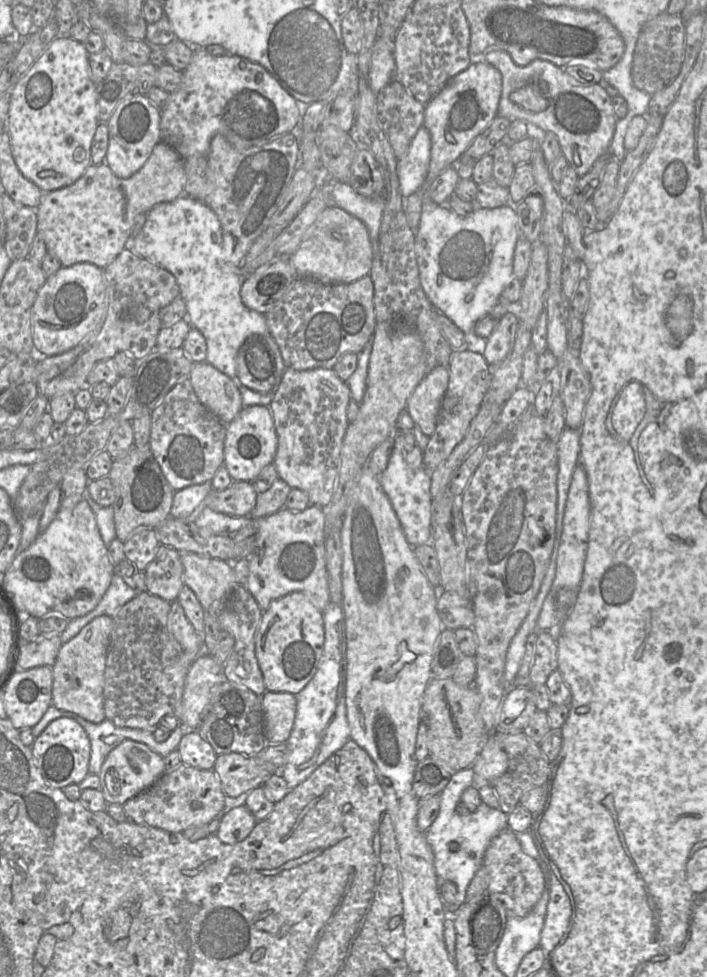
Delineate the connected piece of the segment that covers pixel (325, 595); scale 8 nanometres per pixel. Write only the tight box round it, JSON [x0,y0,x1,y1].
[246,505,330,612]

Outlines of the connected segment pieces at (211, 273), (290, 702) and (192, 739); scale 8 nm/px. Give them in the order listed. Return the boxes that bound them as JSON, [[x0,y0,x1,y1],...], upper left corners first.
[[126,194,287,408],[261,690,296,744],[177,730,217,770]]

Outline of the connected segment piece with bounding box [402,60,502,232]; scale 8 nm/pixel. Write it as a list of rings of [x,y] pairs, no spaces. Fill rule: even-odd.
[[[485,60],[472,62],[467,69],[454,76],[424,109],[423,126],[431,138],[430,161],[422,187],[408,198],[402,196],[402,211],[409,227],[415,232],[420,221],[422,199],[431,183],[448,167],[455,165],[473,140],[498,115],[502,92],[500,71]]]

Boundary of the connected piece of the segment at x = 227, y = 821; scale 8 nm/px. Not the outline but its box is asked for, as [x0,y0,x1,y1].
[217,801,257,844]

